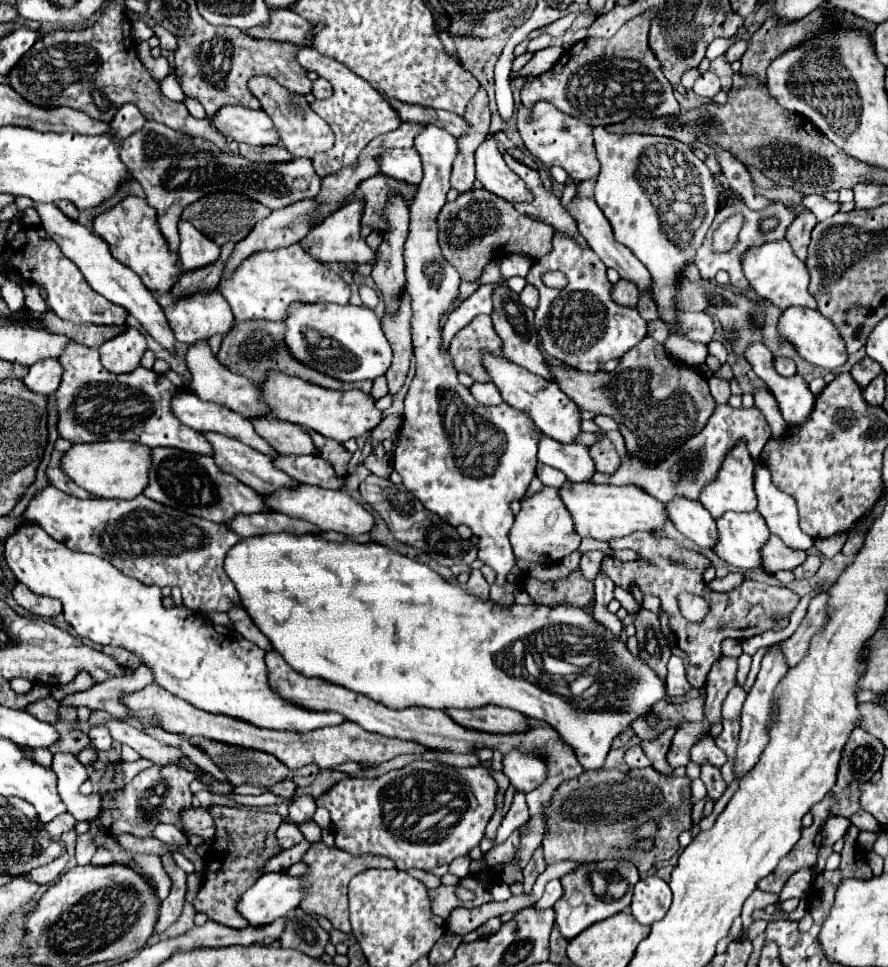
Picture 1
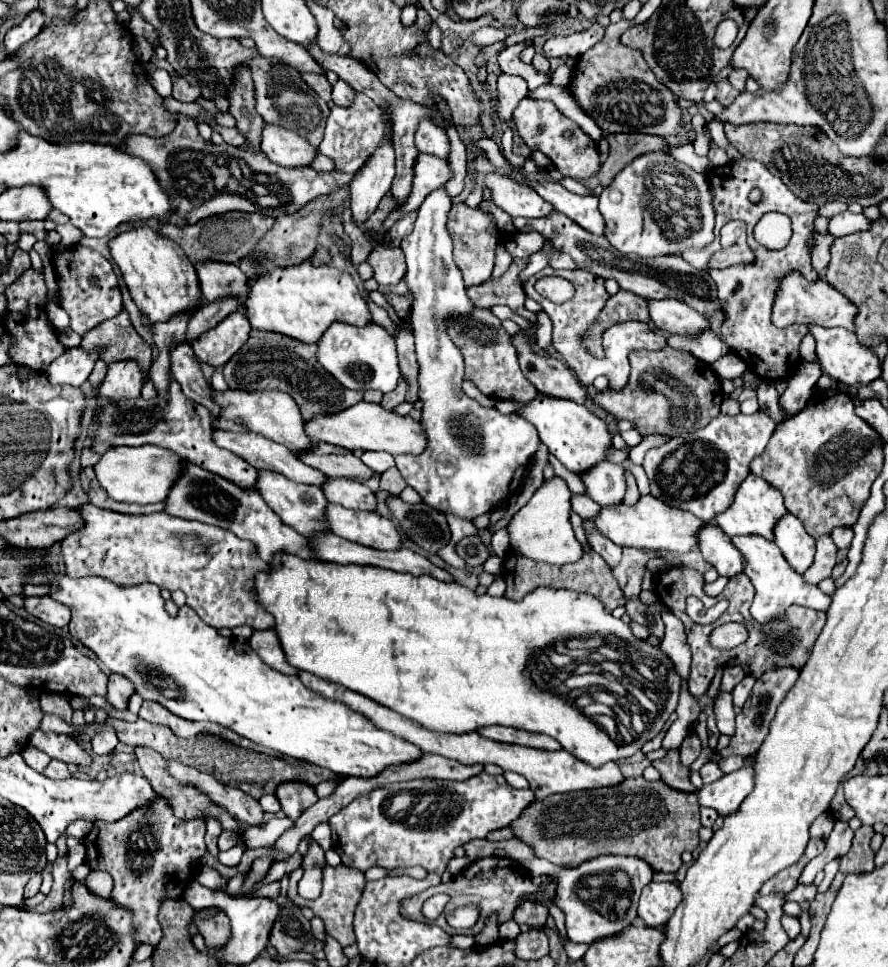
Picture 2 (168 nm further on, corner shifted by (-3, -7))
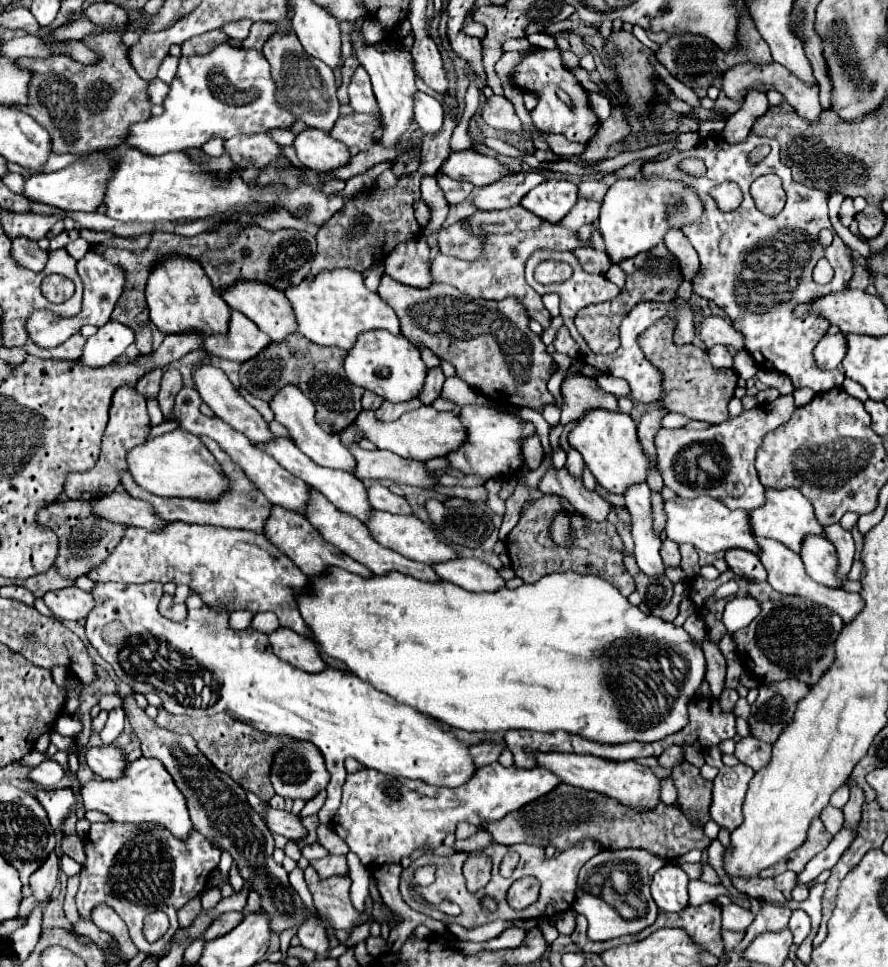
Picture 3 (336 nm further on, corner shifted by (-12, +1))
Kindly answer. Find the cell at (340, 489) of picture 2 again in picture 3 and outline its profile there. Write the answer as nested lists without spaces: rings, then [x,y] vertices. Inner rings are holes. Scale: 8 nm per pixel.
[[[373,483],[371,487],[367,487],[367,497],[369,497],[369,503],[371,503],[373,509],[389,511],[389,513],[401,513],[401,515],[411,513],[411,507],[409,507],[407,499],[391,493],[381,483]]]

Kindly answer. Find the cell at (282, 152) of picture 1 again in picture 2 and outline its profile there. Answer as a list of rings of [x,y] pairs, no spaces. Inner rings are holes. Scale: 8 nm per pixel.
[[[242,65],[234,75],[234,85],[230,85],[230,113],[238,121],[238,129],[248,137],[254,152],[260,152],[261,132],[264,119],[256,111],[256,93],[248,65]]]

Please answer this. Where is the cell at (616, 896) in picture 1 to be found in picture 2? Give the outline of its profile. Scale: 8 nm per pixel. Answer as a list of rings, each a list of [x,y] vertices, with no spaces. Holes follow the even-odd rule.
[[[602,855],[590,859],[574,869],[562,869],[546,859],[535,858],[525,863],[531,877],[542,874],[558,877],[558,891],[556,891],[556,905],[566,915],[566,933],[572,943],[586,943],[592,945],[598,939],[618,935],[626,927],[630,927],[632,919],[636,917],[638,897],[646,883],[652,881],[654,871],[646,861],[640,857],[626,857],[626,855]]]

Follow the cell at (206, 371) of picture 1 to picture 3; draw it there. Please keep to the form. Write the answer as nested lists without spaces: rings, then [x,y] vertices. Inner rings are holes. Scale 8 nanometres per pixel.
[[[285,385],[285,387],[281,387],[281,389],[273,395],[269,407],[273,409],[275,421],[281,423],[281,425],[289,431],[291,439],[295,441],[295,445],[297,445],[309,459],[313,459],[317,465],[323,465],[323,467],[343,469],[343,471],[349,471],[349,473],[353,471],[355,459],[351,459],[351,453],[343,447],[339,435],[335,435],[335,433],[329,435],[329,433],[325,433],[325,431],[317,425],[317,421],[315,421],[315,405],[311,403],[309,397],[305,397],[305,395],[299,391],[299,387],[295,387],[295,385]]]

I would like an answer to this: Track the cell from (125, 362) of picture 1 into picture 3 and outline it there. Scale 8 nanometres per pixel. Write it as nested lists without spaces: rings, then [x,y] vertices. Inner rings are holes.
[[[121,385],[111,399],[111,409],[109,409],[109,423],[103,435],[103,445],[101,445],[101,453],[99,459],[95,463],[95,467],[87,473],[77,473],[77,475],[69,475],[65,481],[65,493],[69,499],[95,499],[101,495],[111,493],[117,485],[119,485],[119,469],[125,469],[125,453],[127,449],[143,443],[147,439],[147,431],[149,431],[149,415],[147,415],[147,407],[145,407],[145,397],[133,387],[133,385]]]

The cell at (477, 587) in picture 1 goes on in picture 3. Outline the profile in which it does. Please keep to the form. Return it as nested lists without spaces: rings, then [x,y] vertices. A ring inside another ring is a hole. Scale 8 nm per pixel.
[[[451,559],[443,565],[445,571],[441,567],[437,569],[437,575],[467,591],[495,591],[505,585],[497,569],[479,559]]]

